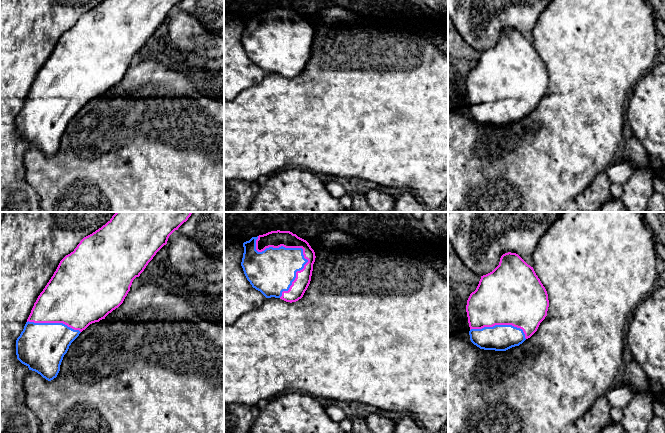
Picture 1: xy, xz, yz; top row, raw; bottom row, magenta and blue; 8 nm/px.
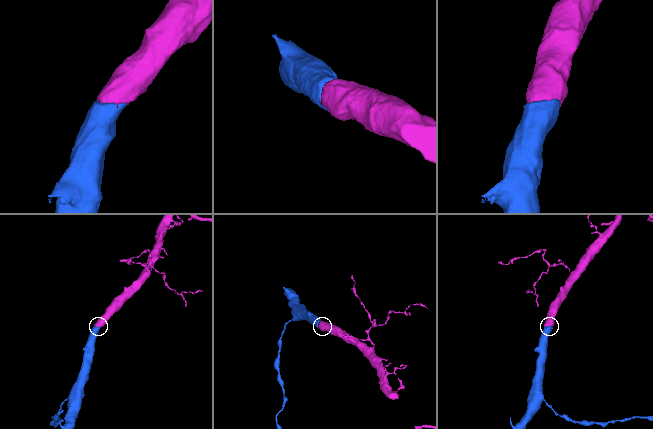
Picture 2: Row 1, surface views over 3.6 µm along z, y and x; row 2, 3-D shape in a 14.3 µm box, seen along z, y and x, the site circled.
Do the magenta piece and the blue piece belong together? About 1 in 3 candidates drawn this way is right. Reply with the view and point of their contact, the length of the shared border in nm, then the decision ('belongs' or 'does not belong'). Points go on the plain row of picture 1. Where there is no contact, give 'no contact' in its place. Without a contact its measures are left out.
meets magenta in xz at (299, 23); contact 550 nm long; belongs

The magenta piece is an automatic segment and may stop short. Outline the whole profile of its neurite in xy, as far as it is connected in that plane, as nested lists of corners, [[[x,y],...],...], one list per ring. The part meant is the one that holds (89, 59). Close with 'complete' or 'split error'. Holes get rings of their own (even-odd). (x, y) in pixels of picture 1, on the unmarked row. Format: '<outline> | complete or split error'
[[[105,0],[84,13],[73,28],[59,39],[53,52],[38,72],[23,107],[16,116],[17,135],[29,146],[48,157],[57,153],[64,131],[71,119],[90,100],[99,98],[124,77],[133,56],[139,53],[156,29],[167,20],[169,12],[182,0]]] | split error

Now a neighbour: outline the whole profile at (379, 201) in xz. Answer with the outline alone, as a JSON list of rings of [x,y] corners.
[[[375,189],[366,192],[365,197],[376,212],[391,212],[396,201],[396,196]]]

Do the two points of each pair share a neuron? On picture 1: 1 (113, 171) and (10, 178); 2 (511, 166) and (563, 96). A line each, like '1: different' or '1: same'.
1: different
2: same

